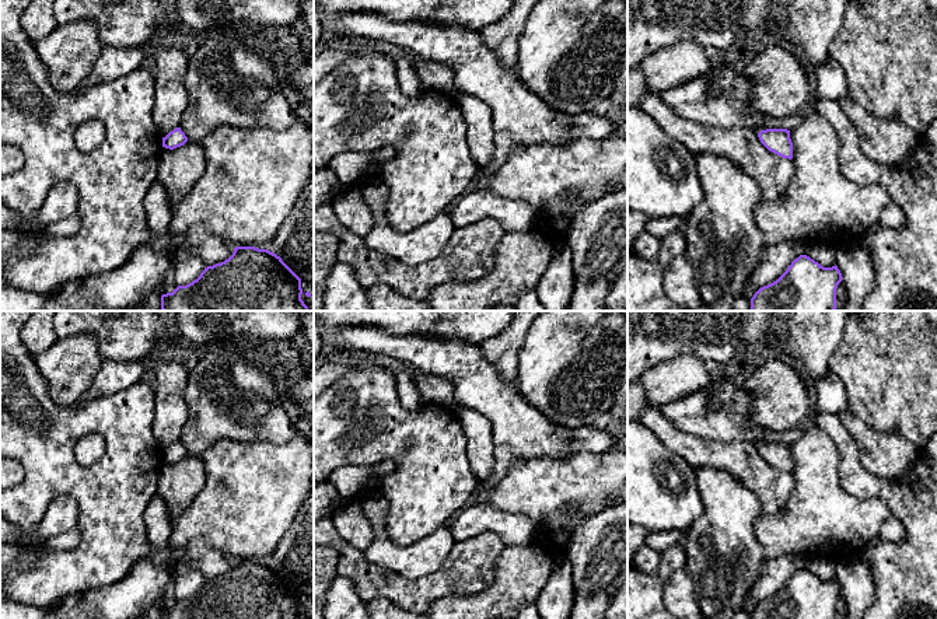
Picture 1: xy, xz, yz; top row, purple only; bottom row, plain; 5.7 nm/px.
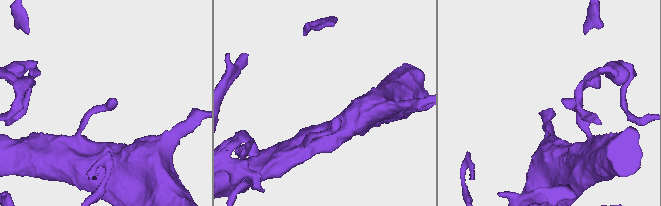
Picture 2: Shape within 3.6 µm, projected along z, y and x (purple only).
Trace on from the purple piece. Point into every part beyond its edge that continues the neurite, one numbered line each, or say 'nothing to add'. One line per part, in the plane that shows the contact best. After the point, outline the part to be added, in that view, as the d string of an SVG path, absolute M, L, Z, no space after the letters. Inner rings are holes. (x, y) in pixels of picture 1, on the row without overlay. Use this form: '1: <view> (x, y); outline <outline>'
nothing to add

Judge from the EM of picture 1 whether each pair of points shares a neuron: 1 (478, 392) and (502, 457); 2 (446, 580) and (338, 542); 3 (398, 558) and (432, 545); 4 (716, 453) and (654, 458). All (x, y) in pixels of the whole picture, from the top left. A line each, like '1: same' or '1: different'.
1: same
2: same
3: same
4: different

